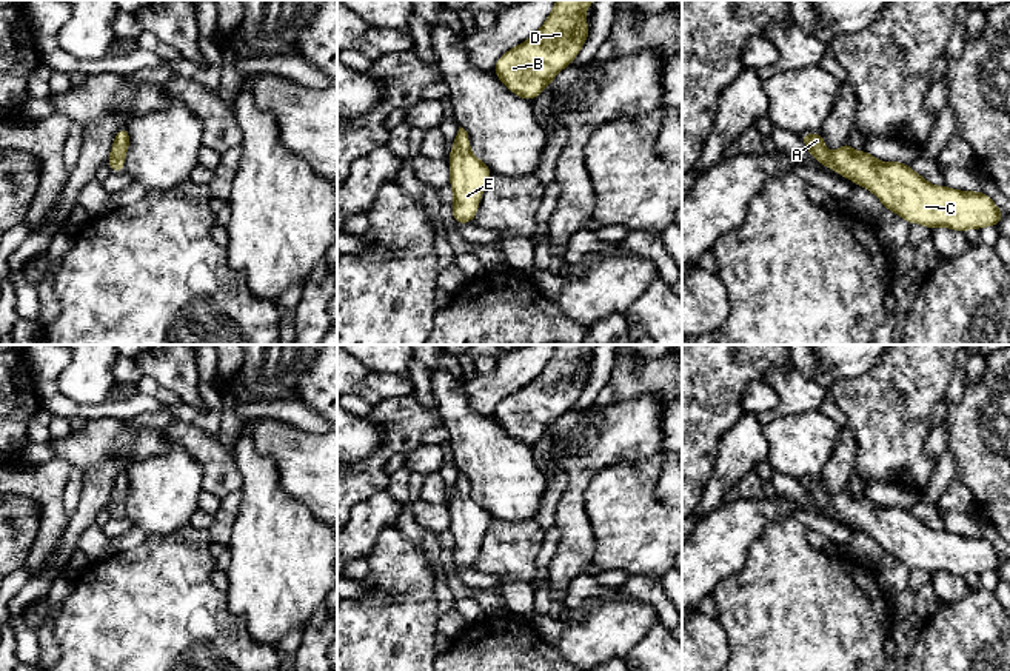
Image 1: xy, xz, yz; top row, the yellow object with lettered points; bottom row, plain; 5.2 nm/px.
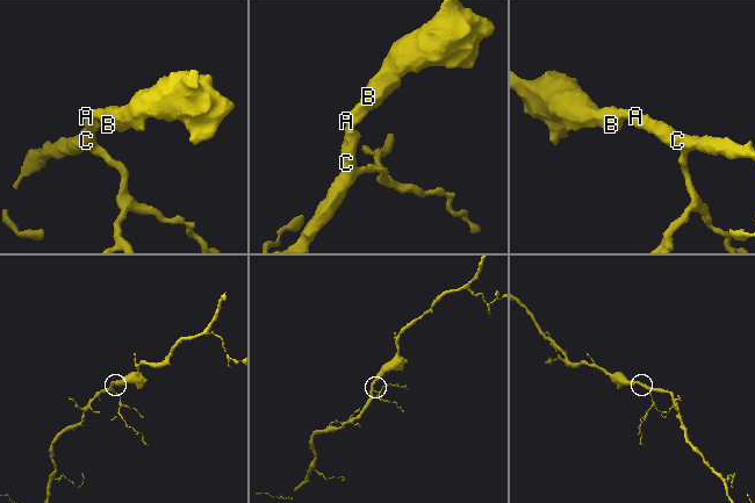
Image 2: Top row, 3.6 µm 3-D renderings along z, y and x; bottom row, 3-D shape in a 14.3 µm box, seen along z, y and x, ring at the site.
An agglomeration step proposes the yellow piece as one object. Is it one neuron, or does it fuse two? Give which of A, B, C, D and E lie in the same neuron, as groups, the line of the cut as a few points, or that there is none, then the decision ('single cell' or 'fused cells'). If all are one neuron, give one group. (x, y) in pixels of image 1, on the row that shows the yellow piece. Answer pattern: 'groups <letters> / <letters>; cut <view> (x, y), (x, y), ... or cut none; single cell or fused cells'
groups A B C D E; cut none; single cell

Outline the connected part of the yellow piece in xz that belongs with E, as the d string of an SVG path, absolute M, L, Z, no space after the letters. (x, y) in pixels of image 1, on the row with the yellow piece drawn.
M459 126L448 157L450 188L454 192L453 222L456 223L473 223L479 200L493 175L491 169L470 151L468 145L468 132Z

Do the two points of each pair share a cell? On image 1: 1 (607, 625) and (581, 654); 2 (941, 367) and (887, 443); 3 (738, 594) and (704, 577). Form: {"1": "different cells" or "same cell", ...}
{"1": "same cell", "2": "same cell", "3": "different cells"}

